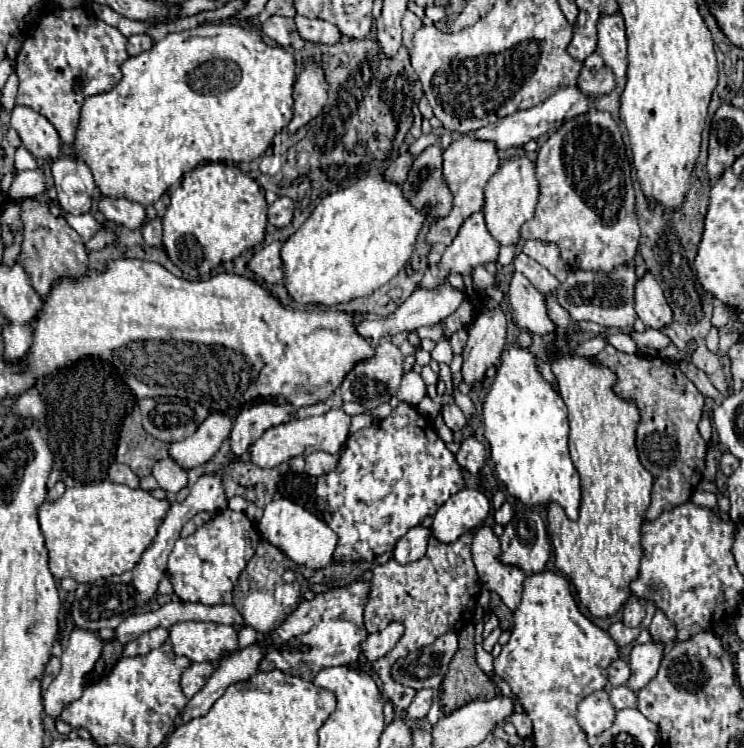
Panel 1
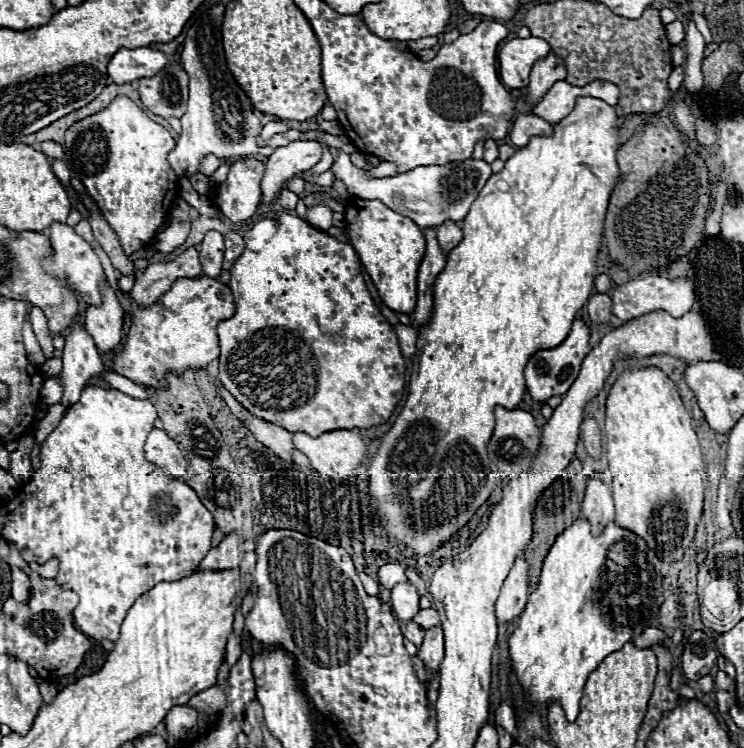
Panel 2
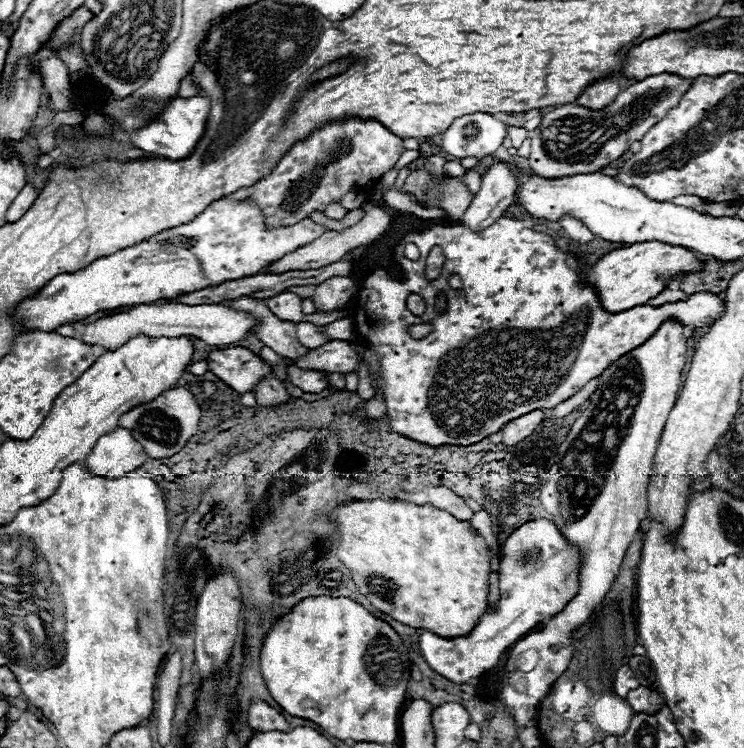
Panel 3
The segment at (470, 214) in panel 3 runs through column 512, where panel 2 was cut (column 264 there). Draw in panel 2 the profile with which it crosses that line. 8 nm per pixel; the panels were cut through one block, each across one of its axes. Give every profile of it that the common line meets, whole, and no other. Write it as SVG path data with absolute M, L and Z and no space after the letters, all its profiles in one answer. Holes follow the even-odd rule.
M296 140L286 146L278 146L266 162L262 178L262 202L270 204L284 188L286 180L310 170L322 158L322 144L316 140Z

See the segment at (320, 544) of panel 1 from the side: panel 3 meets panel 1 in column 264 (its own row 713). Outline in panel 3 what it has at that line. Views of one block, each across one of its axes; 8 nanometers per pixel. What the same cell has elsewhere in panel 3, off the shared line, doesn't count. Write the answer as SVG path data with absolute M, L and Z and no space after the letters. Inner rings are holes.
M664 322L652 338L620 356L602 372L602 382L588 398L582 416L574 422L566 440L560 444L556 464L550 468L548 480L542 486L540 500L550 520L568 544L580 552L580 590L542 632L528 634L510 650L502 678L502 702L512 722L520 728L536 726L540 702L568 670L574 656L576 630L604 602L634 534L642 520L648 518L648 484L654 454L666 418L674 408L686 362L682 328L684 326L678 322Z

